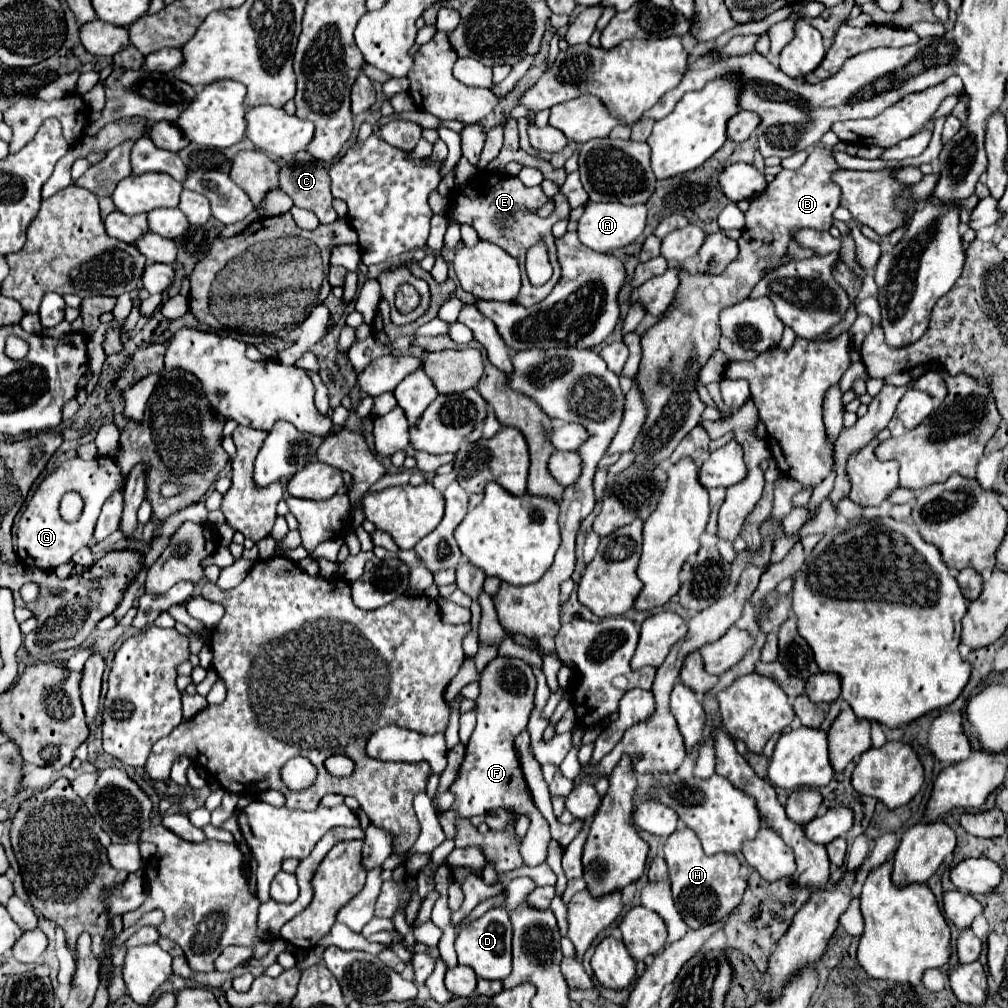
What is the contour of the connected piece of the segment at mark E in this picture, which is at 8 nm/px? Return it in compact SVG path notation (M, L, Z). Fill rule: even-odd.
M489 171L479 173L479 177L469 187L465 187L463 191L455 191L455 195L457 195L455 199L451 195L451 209L449 209L455 215L455 219L459 223L469 223L477 231L481 239L491 241L491 243L503 247L509 255L517 257L521 270L522 285L519 295L515 297L515 303L519 303L523 307L531 307L531 305L541 303L551 293L551 289L555 287L555 283L561 277L561 265L559 265L559 259L557 258L557 247L555 247L555 239L553 239L551 227L557 221L569 217L571 207L567 203L567 197L557 193L553 197L553 205L555 205L553 213L549 217L540 217L535 214L535 211L543 207L549 201L549 197L545 197L539 187L525 187L517 177L505 175L505 173L489 173ZM539 239L545 239L549 259L553 267L553 277L543 287L531 285L525 274L525 253L527 253L527 247L535 245Z

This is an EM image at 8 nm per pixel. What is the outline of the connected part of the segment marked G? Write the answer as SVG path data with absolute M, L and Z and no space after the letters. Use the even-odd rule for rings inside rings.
M99 457L91 461L83 459L69 459L59 469L55 469L49 477L41 481L37 491L33 493L29 505L25 507L19 529L17 529L17 557L23 565L39 567L41 571L53 571L55 567L69 563L71 557L81 549L87 547L93 537L93 527L101 513L103 503L111 497L113 491L123 489L123 473L121 467L111 457ZM77 491L85 503L83 515L77 523L65 523L59 517L59 501L65 493Z

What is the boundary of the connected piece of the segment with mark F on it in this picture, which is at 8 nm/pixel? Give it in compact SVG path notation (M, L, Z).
M495 657L481 671L479 677L481 693L475 701L477 709L477 727L465 747L465 756L461 769L457 773L455 783L449 791L455 795L455 803L451 809L439 817L441 827L447 837L455 837L455 817L475 817L487 815L493 809L511 809L519 815L529 817L529 831L520 845L525 865L541 865L547 859L547 845L551 839L549 823L539 813L525 775L519 765L519 757L515 751L515 737L527 727L529 713L533 709L535 683L527 679L527 663L513 657Z

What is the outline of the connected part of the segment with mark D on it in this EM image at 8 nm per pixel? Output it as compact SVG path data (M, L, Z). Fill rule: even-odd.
M503 907L489 909L483 917L471 921L455 939L455 951L461 965L473 967L477 977L505 979L511 973L511 919Z

